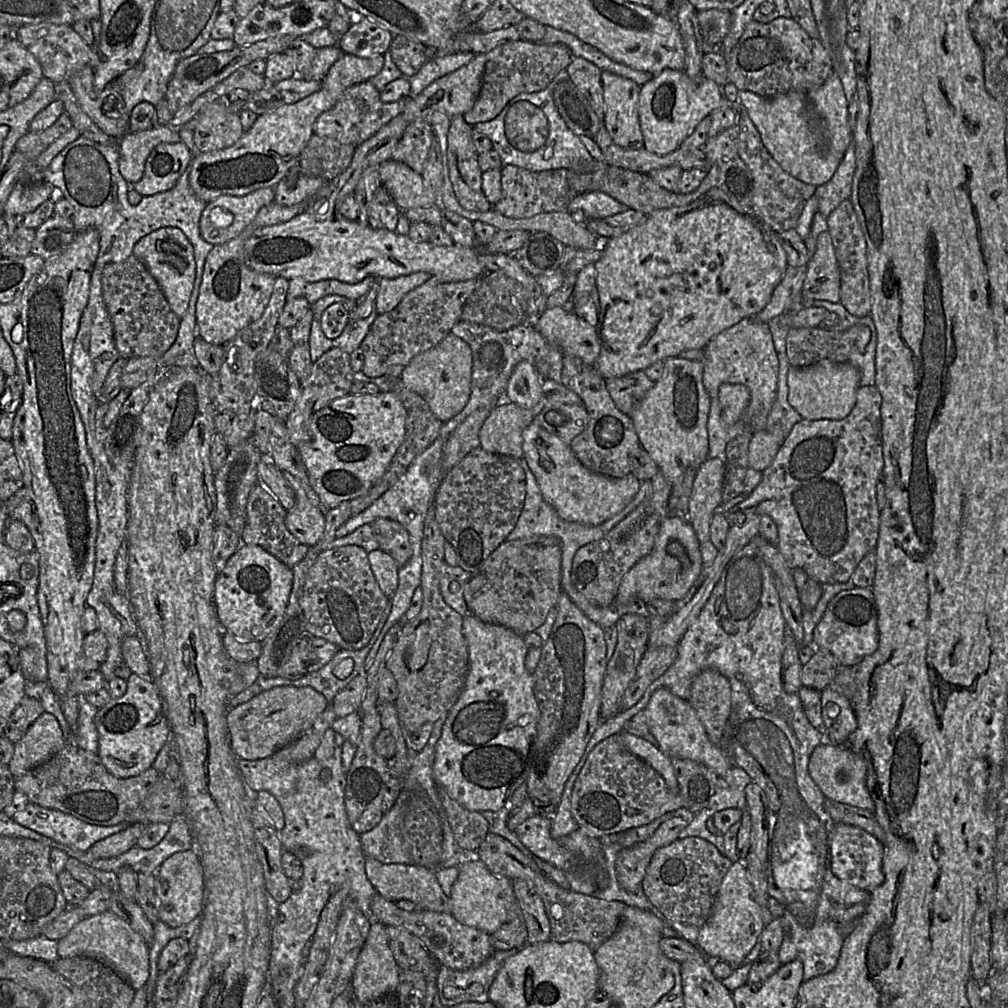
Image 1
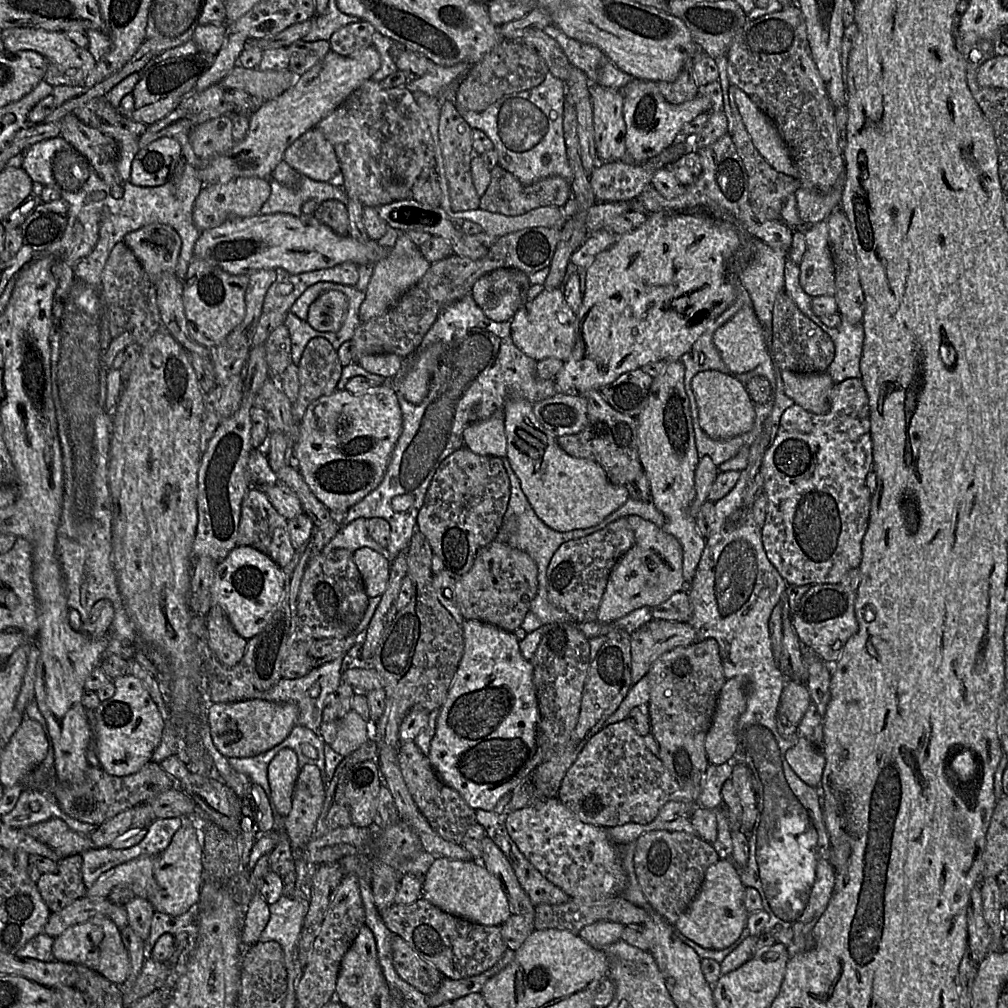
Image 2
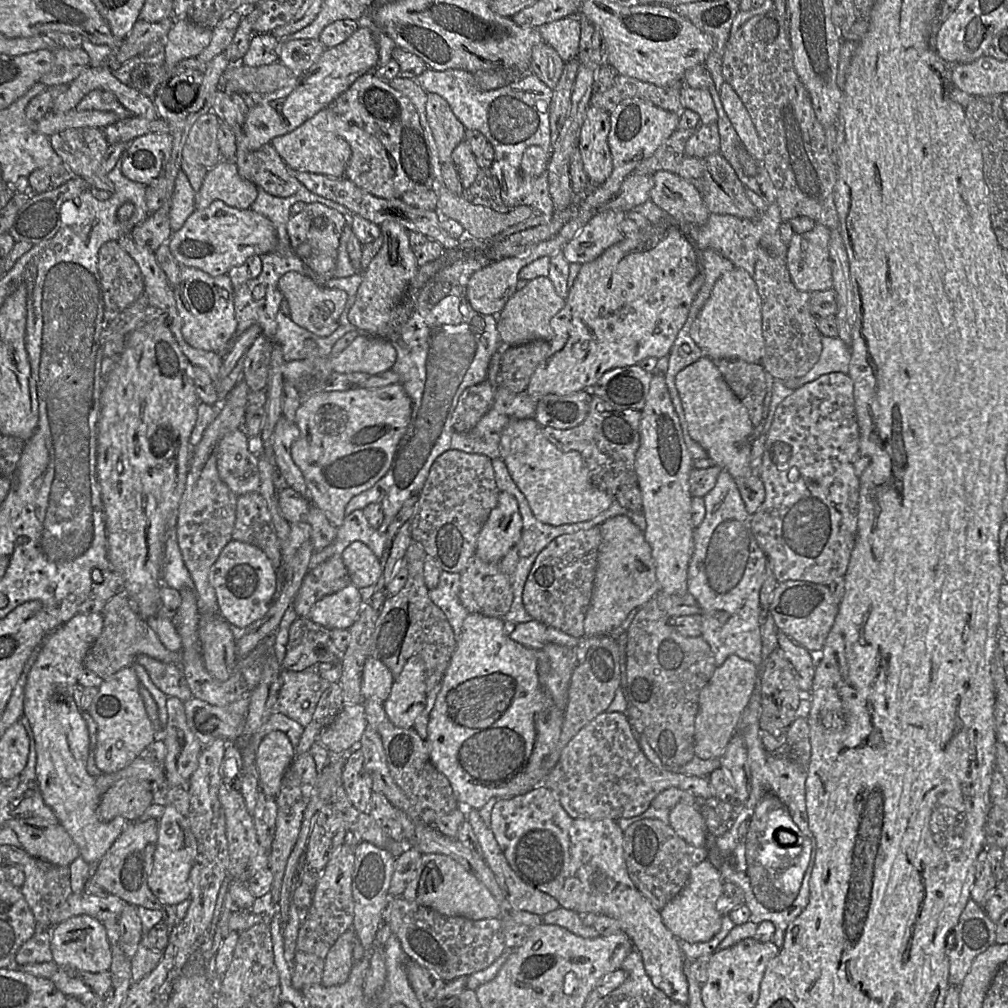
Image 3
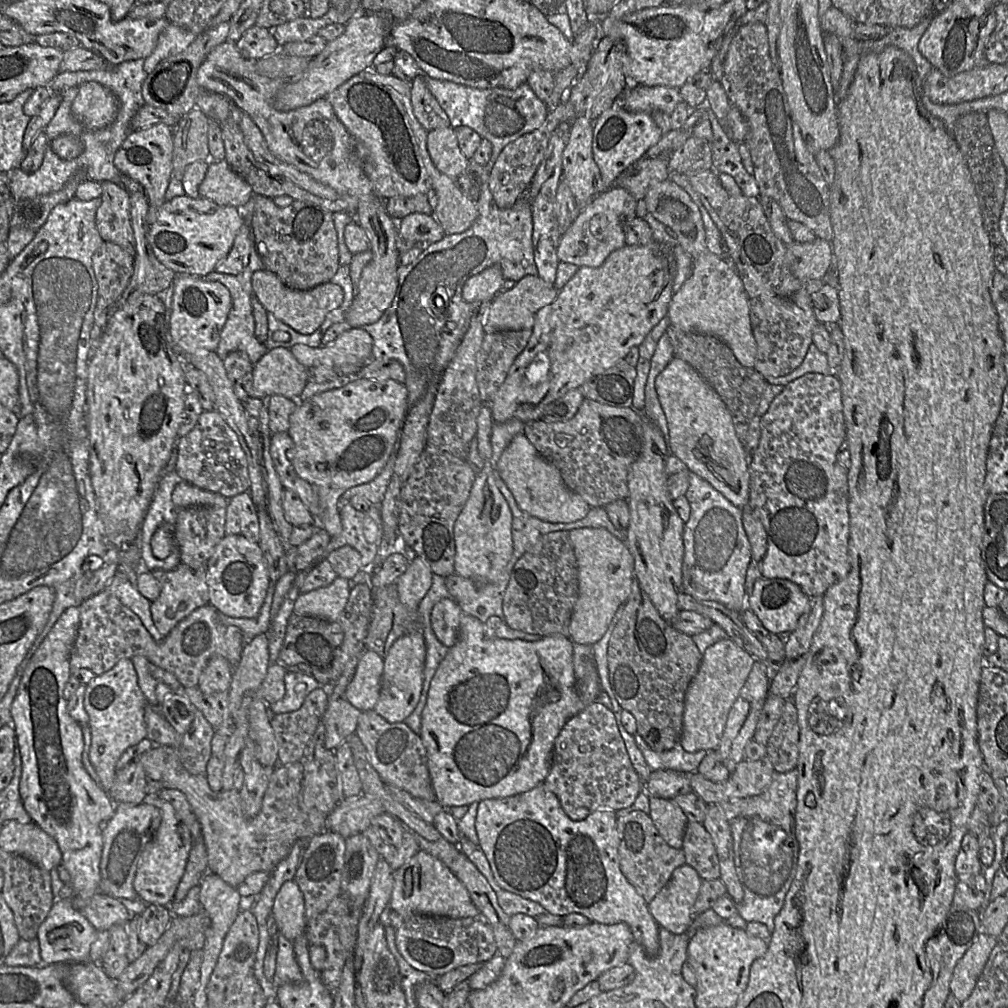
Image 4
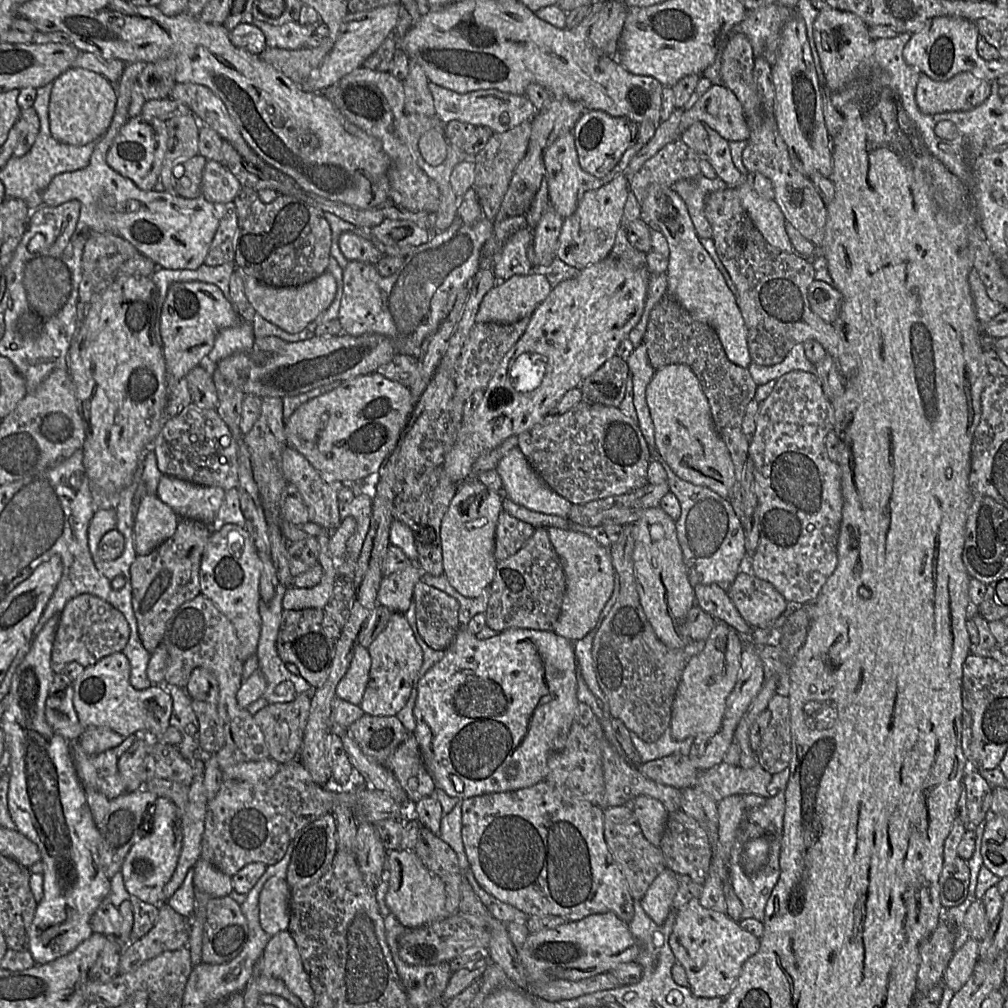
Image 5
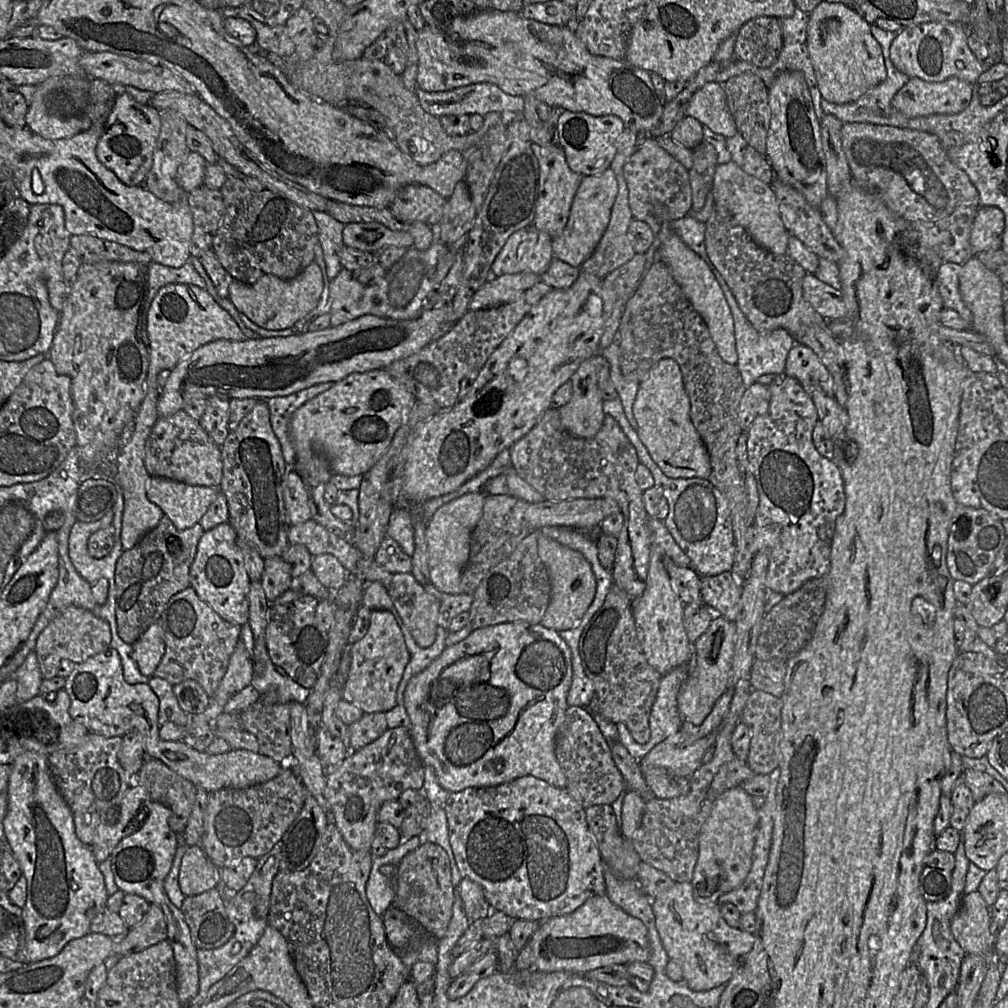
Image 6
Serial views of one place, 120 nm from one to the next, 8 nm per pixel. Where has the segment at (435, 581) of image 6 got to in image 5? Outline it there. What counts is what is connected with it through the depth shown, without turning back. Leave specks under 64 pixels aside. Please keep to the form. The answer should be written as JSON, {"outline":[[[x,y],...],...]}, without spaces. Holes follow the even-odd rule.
{"outline":[[[479,476],[467,478],[458,484],[459,488],[452,499],[441,523],[441,542],[443,553],[444,575],[450,584],[464,597],[478,597],[488,588],[495,576],[498,561],[495,559],[495,531],[498,517],[503,510],[502,498],[486,487]]]}

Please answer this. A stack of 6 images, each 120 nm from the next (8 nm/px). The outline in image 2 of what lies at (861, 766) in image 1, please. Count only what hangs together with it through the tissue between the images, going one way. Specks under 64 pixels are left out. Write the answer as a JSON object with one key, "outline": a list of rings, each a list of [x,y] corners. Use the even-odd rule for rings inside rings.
{"outline":[[[800,738],[786,752],[786,759],[796,775],[807,785],[819,788],[826,763],[821,747],[816,747],[808,739]]]}

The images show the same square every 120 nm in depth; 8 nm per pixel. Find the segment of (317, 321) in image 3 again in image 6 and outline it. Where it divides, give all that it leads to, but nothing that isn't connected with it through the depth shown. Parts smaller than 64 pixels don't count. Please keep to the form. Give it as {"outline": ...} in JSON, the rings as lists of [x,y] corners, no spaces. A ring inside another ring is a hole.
{"outline":[[[312,262],[300,274],[289,280],[273,275],[263,275],[253,284],[233,280],[229,285],[228,298],[238,312],[255,324],[269,330],[283,330],[292,327],[317,306],[323,289],[322,270]]]}

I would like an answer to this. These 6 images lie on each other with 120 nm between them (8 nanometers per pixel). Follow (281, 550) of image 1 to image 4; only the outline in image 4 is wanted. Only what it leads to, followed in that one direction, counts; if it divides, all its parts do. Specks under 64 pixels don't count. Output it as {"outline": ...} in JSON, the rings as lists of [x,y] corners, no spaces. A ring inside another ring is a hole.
{"outline":[[[242,492],[228,499],[225,531],[226,535],[241,535],[258,543],[260,537],[258,509],[249,492]]]}

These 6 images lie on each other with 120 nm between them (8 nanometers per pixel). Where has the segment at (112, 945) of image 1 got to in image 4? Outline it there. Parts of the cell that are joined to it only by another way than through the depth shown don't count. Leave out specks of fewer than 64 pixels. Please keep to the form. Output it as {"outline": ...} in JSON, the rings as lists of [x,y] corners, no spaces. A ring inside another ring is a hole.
{"outline":[[[57,897],[47,918],[40,925],[37,939],[40,955],[44,963],[82,963],[87,962],[91,945],[97,938],[97,929],[72,905],[70,899]]]}

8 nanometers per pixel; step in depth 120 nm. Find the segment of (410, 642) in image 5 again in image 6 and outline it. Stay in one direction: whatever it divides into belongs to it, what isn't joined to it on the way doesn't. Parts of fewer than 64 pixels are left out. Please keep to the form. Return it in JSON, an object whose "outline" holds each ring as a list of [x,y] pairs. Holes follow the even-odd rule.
{"outline":[[[373,610],[366,635],[349,644],[351,665],[341,690],[342,698],[358,706],[364,713],[387,712],[396,705],[397,688],[410,661],[403,633],[393,613]]]}

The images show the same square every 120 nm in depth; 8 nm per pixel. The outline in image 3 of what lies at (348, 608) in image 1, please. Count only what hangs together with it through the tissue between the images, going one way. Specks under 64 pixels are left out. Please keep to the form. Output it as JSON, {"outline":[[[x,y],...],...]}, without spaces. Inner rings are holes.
{"outline":[[[333,556],[309,570],[293,601],[298,617],[309,617],[316,602],[352,584],[341,556]]]}

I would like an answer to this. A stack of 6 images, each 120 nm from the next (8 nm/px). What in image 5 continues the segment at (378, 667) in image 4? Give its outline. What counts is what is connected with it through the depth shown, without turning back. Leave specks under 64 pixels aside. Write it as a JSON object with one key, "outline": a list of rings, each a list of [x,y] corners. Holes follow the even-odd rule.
{"outline":[[[357,645],[350,666],[336,688],[336,694],[341,700],[360,705],[371,668],[371,656],[366,647]]]}

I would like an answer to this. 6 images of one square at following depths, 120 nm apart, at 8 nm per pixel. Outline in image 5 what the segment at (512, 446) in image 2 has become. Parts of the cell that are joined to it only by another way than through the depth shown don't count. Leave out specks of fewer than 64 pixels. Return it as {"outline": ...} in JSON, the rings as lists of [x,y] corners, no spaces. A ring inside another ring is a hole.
{"outline":[[[518,446],[499,462],[497,471],[508,497],[515,503],[536,512],[568,518],[573,504],[540,478]]]}

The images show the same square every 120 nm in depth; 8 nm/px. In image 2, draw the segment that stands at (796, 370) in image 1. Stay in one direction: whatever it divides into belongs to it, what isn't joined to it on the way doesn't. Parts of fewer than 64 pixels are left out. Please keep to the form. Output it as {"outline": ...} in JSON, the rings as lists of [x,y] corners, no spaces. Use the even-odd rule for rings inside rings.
{"outline":[[[781,372],[786,396],[808,412],[821,415],[830,410],[831,391],[834,381],[827,372]]]}

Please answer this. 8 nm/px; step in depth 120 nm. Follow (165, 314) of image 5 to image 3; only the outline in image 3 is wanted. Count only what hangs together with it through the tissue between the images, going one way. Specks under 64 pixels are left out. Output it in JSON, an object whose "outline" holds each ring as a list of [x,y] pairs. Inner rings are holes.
{"outline":[[[181,266],[178,285],[173,289],[185,341],[196,349],[224,350],[234,338],[237,327],[234,288],[230,278],[227,275],[213,277],[202,270]]]}

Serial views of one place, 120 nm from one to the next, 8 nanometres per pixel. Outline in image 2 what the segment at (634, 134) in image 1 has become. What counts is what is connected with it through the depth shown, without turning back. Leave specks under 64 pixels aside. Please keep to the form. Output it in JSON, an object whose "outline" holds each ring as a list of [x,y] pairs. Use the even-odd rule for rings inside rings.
{"outline":[[[590,84],[596,152],[600,162],[620,161],[626,156],[624,97],[620,90]]]}

